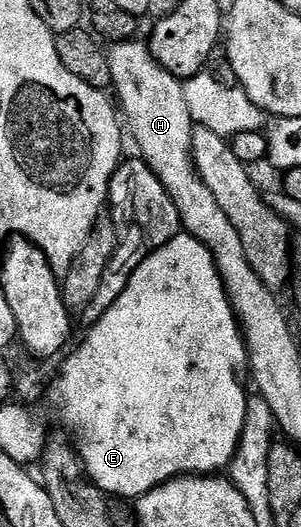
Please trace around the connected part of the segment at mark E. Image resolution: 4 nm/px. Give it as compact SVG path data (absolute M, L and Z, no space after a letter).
M178 235L161 249L149 253L147 259L134 271L134 275L130 275L130 283L126 283L126 291L118 295L114 307L110 307L110 311L106 311L106 315L102 315L102 319L87 332L88 338L80 347L63 358L64 366L52 385L52 401L56 404L61 419L72 428L72 433L76 436L74 445L88 476L105 495L139 499L143 493L157 489L173 478L185 475L216 475L231 466L232 456L240 445L250 396L249 390L244 390L244 380L247 382L250 377L248 349L244 346L244 334L240 332L240 322L228 301L228 292L224 289L220 272L216 269L216 261L202 242L187 235Z

